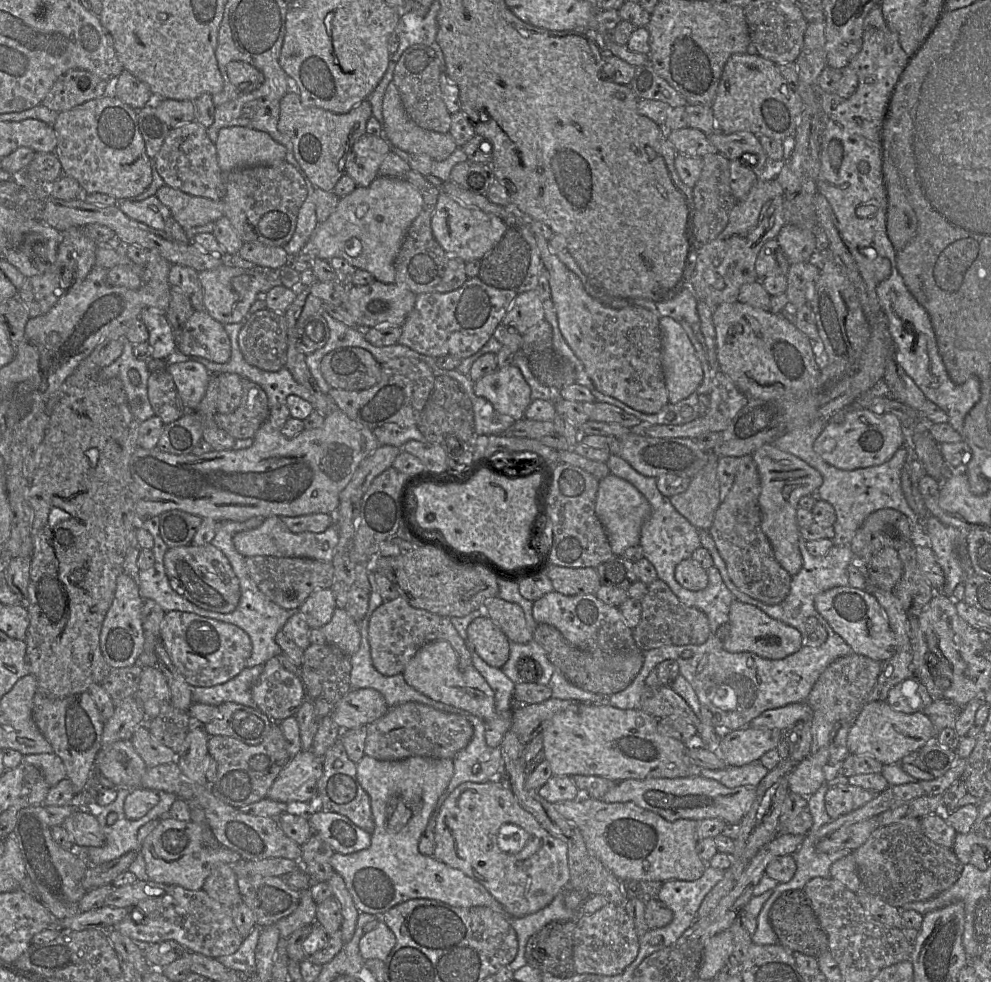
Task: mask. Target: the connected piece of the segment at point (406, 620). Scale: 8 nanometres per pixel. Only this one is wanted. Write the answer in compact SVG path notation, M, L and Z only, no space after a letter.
M401 596L390 601L384 601L373 611L368 624L368 640L373 665L384 676L391 677L402 673L416 652L424 644L433 640L448 641L459 657L461 668L472 664L471 655L463 639L448 617L412 607Z

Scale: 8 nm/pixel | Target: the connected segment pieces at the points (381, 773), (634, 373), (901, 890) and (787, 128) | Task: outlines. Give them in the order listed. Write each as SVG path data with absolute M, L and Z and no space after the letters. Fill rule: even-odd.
M364 755L357 763L357 780L369 795L375 822L371 844L352 854L334 853L330 864L342 876L360 913L383 915L402 902L425 898L454 907L484 906L508 915L480 883L419 851L419 840L453 774L451 759L414 756L397 761L381 761Z
M535 235L543 267L549 273L551 299L559 330L583 363L594 386L644 414L655 414L669 403L662 368L662 334L659 318L643 307L614 309L603 305L585 290L579 277L553 253L547 240Z
M919 818L878 827L853 853L862 886L897 908L948 890L958 881L964 867L951 848L934 843L923 833Z
M750 50L743 54L733 54L727 60L711 109L717 129L724 133L751 132L757 137L765 135L783 142L787 138L793 139L798 118L804 109L804 103L797 91L790 88L780 74L777 64Z

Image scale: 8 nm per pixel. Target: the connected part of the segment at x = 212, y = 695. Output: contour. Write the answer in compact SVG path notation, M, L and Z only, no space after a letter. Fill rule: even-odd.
M263 665L244 668L234 678L212 687L193 687L193 703L219 706L233 702L247 707L256 708L251 695L251 687L263 671Z

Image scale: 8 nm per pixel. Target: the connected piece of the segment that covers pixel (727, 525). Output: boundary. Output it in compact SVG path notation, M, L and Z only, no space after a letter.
M745 455L708 531L735 587L753 599L776 605L788 596L792 576L776 560L771 543L761 529L760 492L757 466L752 455Z

